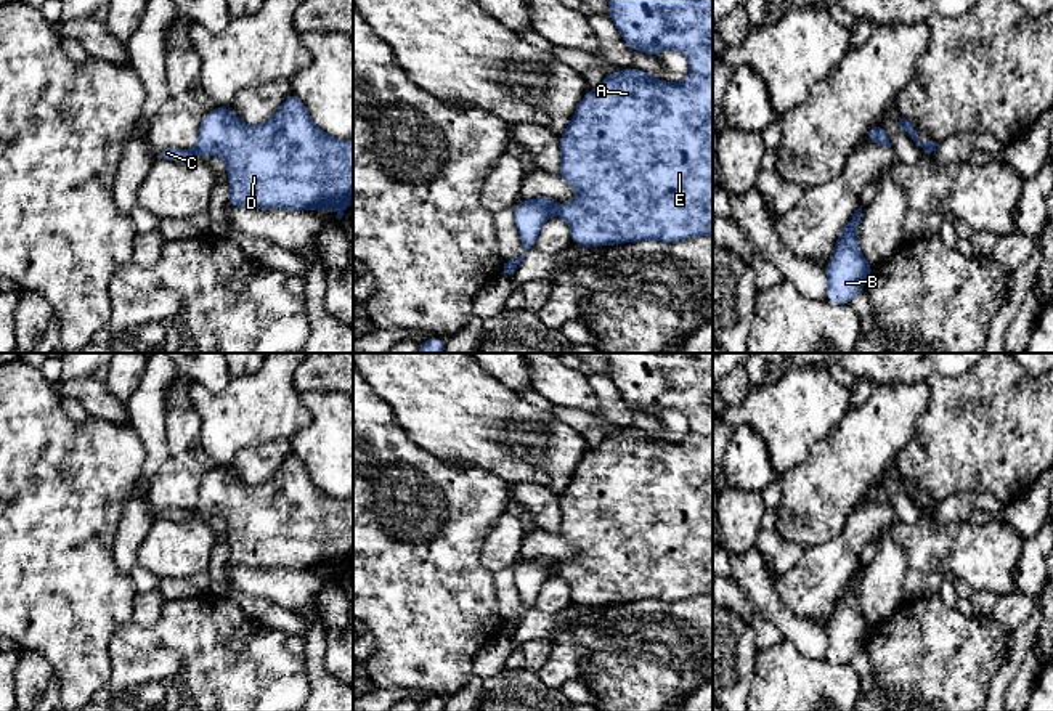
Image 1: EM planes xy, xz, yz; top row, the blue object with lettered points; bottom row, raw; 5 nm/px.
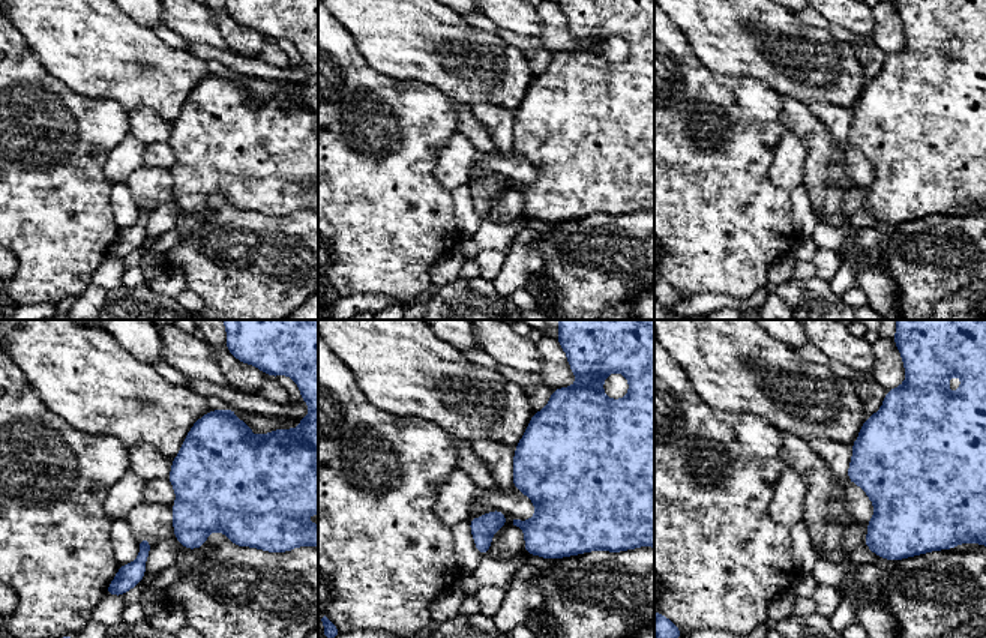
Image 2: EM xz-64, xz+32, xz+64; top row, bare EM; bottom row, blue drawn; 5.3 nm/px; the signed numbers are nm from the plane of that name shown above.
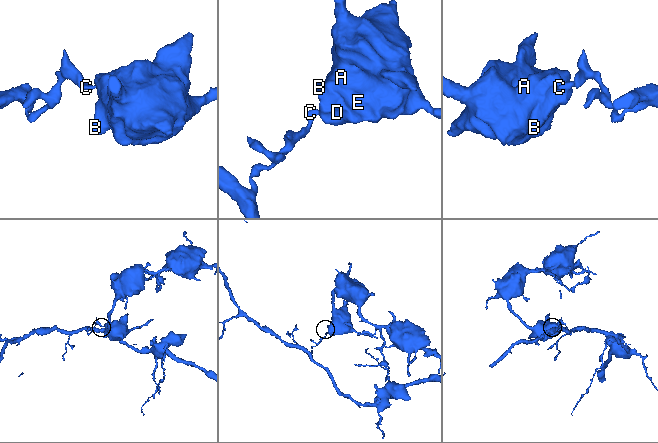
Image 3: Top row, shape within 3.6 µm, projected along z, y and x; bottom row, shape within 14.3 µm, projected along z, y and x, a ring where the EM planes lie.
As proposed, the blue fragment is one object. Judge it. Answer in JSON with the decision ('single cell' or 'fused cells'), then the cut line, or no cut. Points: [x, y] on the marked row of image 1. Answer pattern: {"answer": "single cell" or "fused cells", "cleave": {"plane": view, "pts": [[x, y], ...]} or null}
{"answer": "fused cells", "cleave": {"plane": "xz", "pts": [[557, 204], [552, 214]]}}

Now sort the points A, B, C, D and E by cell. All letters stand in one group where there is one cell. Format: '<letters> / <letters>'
A B D E / C

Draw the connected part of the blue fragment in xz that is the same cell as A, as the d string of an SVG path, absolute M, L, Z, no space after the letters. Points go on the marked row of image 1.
M608 0L608 16L620 30L623 42L636 51L658 56L663 50L677 50L689 61L689 77L682 82L663 82L640 69L620 69L604 77L604 82L579 101L568 127L560 133L559 175L571 185L578 196L567 204L557 204L554 215L570 226L575 246L596 247L640 241L681 242L693 236L713 236L713 0Z

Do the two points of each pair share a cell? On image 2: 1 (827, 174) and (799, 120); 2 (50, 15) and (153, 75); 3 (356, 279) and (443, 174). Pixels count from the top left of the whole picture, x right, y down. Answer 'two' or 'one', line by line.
1: one
2: one
3: two

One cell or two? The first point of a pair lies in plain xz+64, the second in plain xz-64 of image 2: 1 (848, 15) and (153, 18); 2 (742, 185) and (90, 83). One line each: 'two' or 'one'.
1: two
2: two

